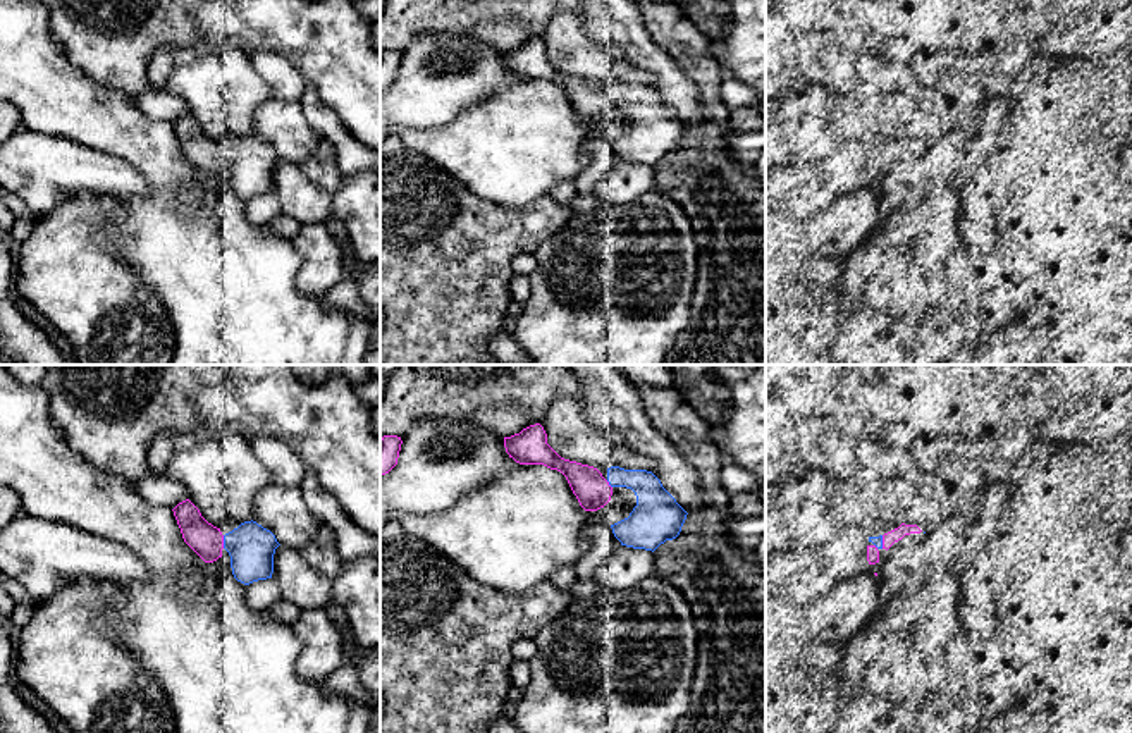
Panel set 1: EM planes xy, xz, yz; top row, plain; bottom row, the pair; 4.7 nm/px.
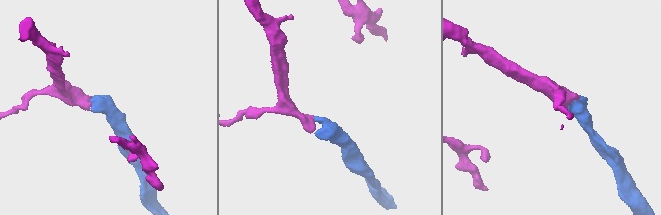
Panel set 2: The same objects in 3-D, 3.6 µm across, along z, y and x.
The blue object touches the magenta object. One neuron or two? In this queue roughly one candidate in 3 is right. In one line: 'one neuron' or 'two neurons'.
one neuron

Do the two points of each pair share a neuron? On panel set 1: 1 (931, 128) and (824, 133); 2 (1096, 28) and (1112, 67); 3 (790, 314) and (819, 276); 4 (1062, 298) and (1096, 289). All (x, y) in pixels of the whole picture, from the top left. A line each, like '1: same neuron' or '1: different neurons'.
1: different neurons
2: different neurons
3: different neurons
4: same neuron

